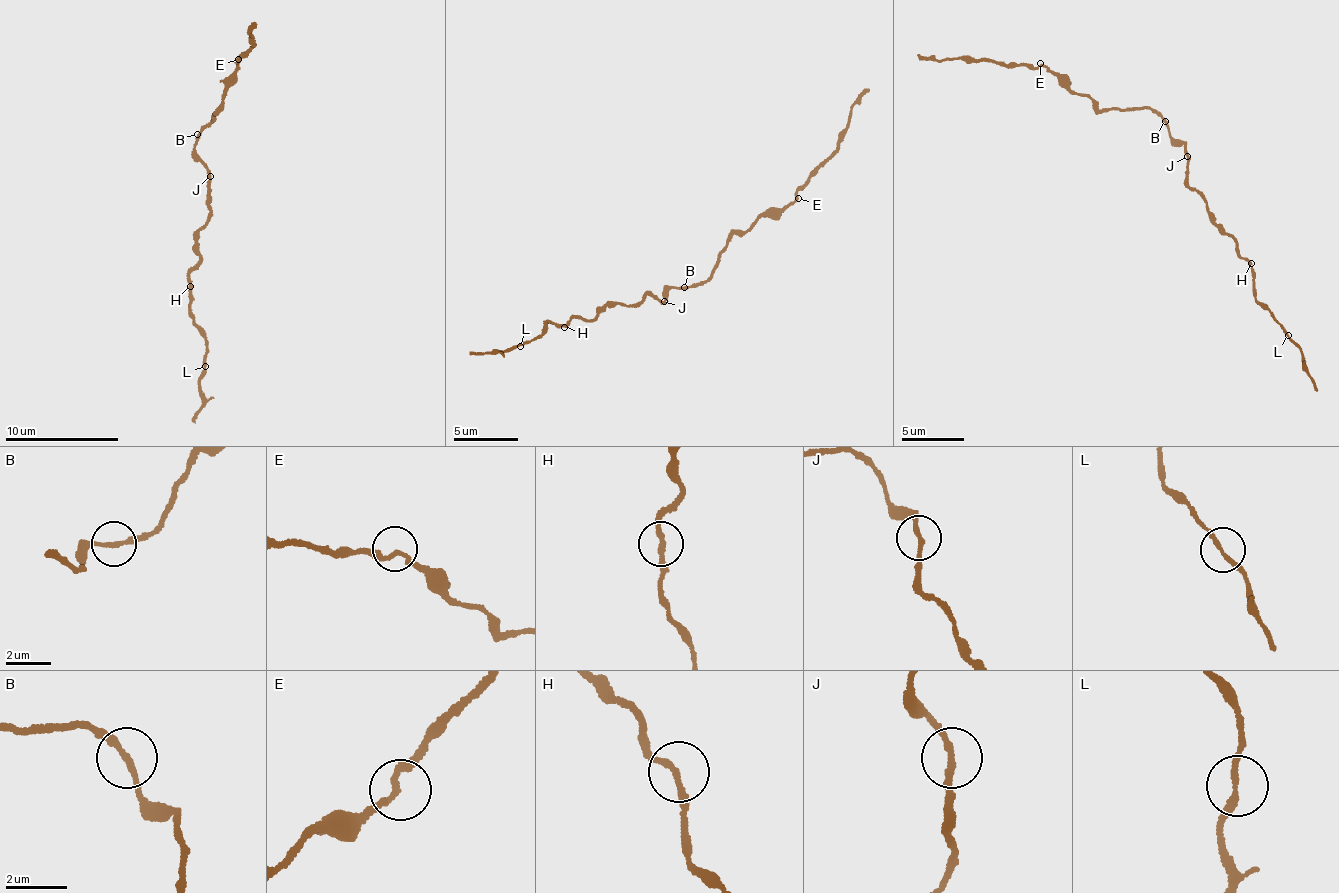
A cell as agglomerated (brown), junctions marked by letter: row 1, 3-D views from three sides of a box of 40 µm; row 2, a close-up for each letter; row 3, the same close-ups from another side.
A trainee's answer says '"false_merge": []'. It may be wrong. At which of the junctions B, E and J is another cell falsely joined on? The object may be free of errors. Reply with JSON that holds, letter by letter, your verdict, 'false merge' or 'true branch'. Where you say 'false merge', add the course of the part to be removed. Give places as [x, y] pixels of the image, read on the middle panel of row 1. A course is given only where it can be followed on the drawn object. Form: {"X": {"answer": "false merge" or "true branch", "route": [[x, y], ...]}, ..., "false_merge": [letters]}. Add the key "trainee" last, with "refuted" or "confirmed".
{"B": {"answer": "true branch"}, "E": {"answer": "true branch"}, "J": {"answer": "true branch"}, "false_merge": [], "trainee": "confirmed"}

